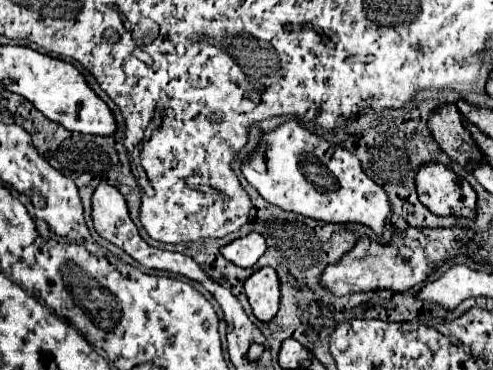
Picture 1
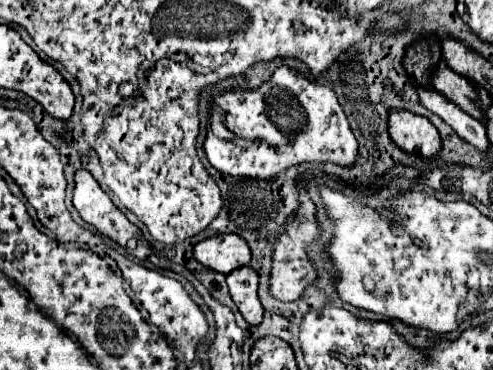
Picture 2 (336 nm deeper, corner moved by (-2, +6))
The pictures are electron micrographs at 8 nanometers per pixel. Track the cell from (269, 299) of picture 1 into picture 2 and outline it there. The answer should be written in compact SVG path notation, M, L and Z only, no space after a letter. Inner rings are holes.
M245 266L245 268L237 268L237 272L227 276L227 284L229 284L229 294L231 300L235 302L237 310L243 314L245 322L249 326L257 326L263 320L263 306L257 298L257 284L259 284L259 276L253 268Z

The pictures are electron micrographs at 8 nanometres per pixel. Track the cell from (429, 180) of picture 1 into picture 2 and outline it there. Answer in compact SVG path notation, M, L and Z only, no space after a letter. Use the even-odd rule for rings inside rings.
M407 110L389 112L389 136L391 140L407 152L419 152L421 156L435 156L441 148L441 138L437 128L419 114Z

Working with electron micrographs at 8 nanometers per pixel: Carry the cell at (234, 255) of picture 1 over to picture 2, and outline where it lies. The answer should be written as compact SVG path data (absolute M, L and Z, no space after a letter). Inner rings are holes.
M217 234L203 240L193 248L193 256L205 268L221 274L229 274L241 266L247 266L251 260L249 246L237 234Z

